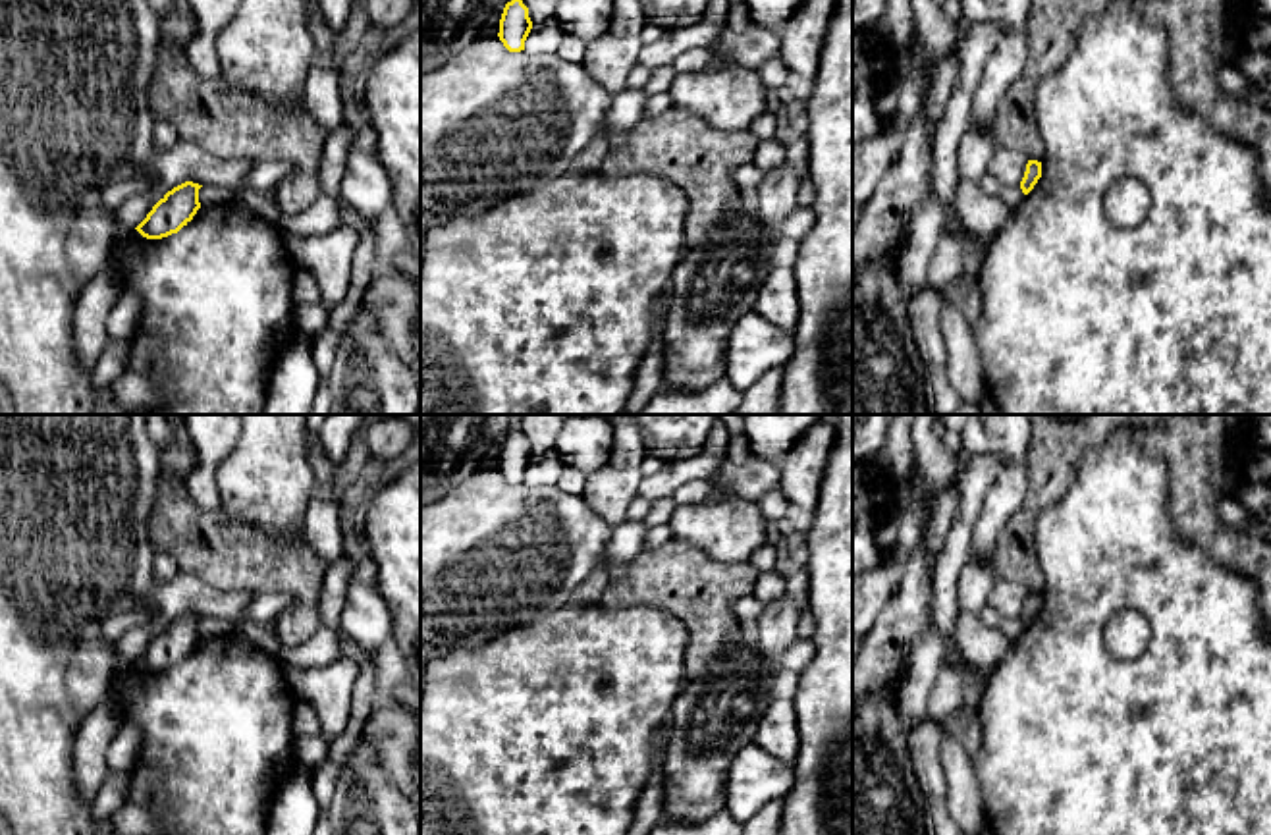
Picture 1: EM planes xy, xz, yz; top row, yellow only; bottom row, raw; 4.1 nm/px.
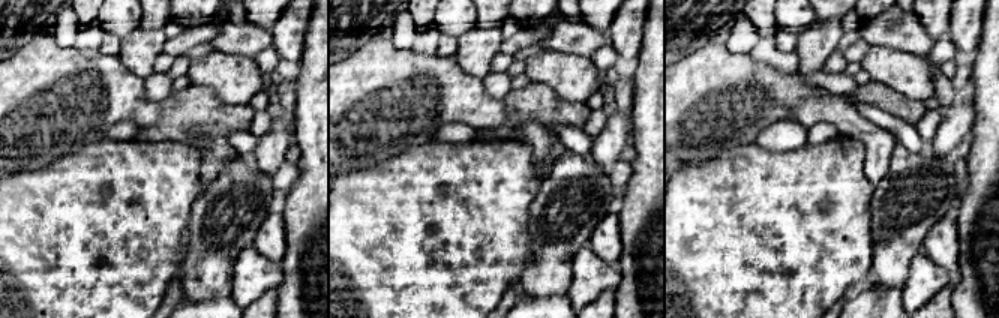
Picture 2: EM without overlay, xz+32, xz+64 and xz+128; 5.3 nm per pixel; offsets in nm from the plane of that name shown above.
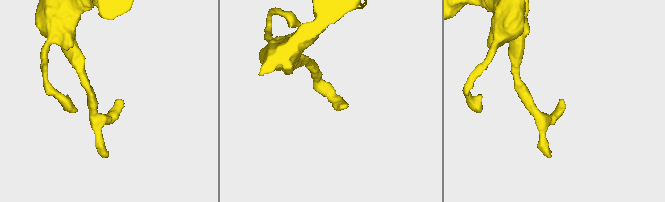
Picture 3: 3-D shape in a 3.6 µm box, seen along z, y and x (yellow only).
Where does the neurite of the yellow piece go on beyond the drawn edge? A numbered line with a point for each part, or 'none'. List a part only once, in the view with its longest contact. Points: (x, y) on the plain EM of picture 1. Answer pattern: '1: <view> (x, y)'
none

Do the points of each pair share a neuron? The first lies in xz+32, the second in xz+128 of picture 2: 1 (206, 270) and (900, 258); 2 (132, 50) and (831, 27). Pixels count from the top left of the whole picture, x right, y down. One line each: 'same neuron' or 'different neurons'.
1: same neuron
2: same neuron

